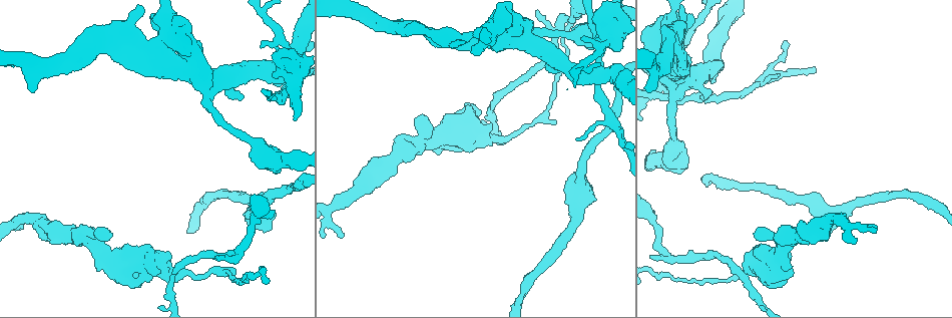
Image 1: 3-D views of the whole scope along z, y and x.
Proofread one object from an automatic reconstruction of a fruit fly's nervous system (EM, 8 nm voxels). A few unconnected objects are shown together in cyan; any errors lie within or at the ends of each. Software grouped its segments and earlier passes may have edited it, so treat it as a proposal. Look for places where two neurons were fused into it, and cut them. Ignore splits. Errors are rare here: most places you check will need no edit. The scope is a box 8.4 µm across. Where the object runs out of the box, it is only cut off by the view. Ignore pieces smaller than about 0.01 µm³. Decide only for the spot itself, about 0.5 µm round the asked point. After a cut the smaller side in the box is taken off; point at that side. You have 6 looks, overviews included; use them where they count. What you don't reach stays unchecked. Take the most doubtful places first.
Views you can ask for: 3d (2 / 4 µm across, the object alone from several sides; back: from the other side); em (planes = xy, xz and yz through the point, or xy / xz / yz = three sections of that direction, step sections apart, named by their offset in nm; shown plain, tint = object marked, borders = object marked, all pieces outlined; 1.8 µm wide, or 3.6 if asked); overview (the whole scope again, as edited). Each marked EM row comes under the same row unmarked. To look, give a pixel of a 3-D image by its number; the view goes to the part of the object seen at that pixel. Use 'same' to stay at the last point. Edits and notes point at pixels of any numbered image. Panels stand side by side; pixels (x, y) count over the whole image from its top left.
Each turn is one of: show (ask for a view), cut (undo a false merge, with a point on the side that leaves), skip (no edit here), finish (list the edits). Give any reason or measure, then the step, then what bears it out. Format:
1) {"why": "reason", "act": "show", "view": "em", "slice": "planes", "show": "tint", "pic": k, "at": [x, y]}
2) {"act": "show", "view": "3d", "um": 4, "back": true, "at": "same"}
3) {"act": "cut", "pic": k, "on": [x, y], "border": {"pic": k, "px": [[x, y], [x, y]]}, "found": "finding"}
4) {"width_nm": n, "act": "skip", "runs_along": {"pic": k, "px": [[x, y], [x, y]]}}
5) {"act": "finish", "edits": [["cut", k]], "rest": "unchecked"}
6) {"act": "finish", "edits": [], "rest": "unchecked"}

{"why": "arms part here", "act": "show", "view": "3d", "um": 4, "pic": 1, "at": [526, 32]}

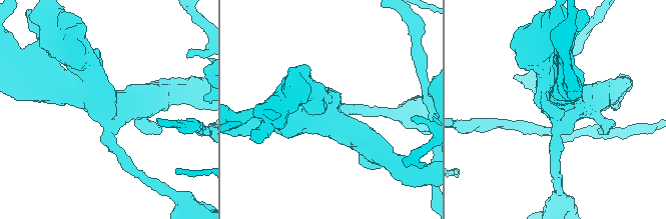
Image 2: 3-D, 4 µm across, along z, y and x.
{"arms": 4, "act": "show", "view": "em", "um": 3.6, "slice": "xz", "step": 8, "show": "tint", "pic": 2, "at": [109, 119]}

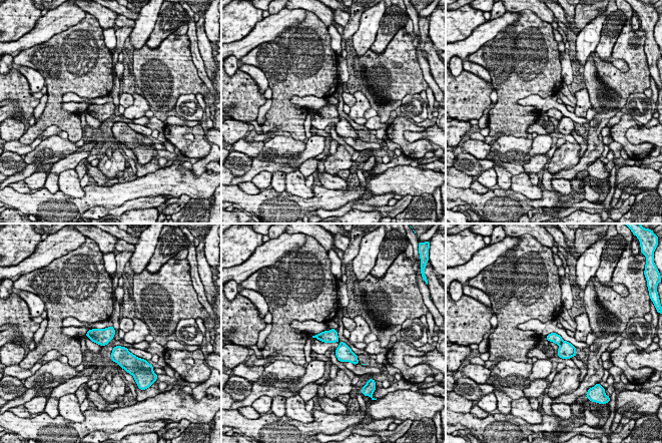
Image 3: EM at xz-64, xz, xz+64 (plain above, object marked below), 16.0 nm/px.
{"width_nm": 160, "act": "cut", "pic": 3, "on": [553, 337], "found": "two neurons meet here"}

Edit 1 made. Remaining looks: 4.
{"act": "show", "view": "overview"}

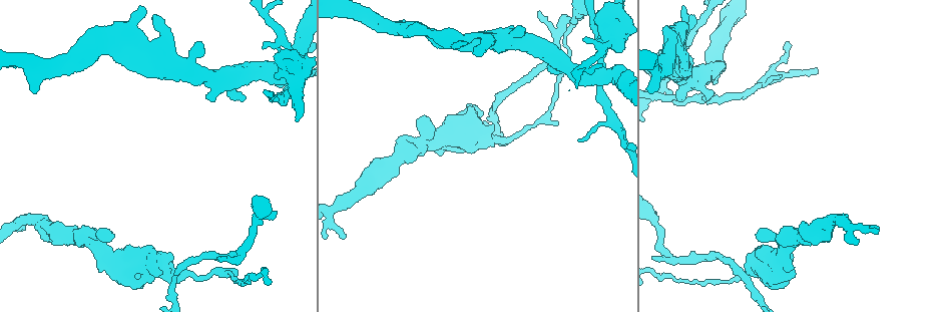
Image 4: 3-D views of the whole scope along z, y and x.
{"why": "a fork", "act": "show", "view": "em", "slice": "xz", "step": 16, "show": "tint", "pic": 4, "at": [420, 144]}

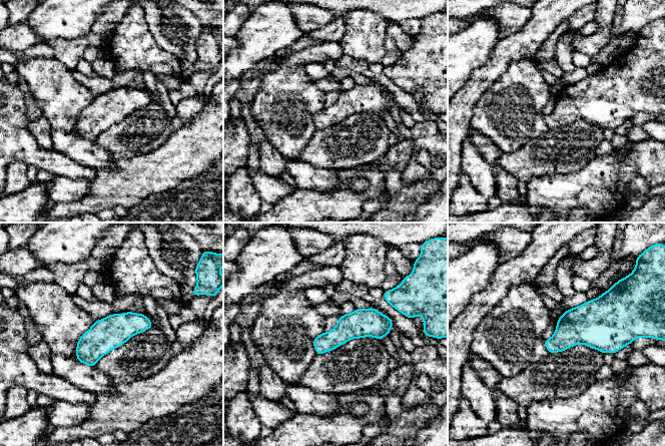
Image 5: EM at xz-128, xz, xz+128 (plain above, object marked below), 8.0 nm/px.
{"why": "cut it another way", "act": "show", "view": "em", "slice": "planes", "show": "tint", "at": "same"}

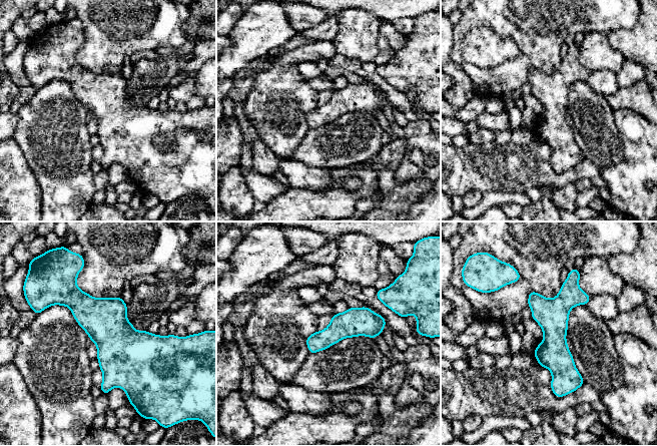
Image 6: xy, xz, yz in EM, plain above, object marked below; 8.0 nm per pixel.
{"width_nm": 200, "act": "skip", "runs_along": {"pic": 6, "px": [[571, 277], [557, 310], [558, 394]]}, "found": "all the same neuron"}

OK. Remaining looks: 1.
{"act": "finish", "edits": [["cut", 3]], "rest": "unchecked"}

